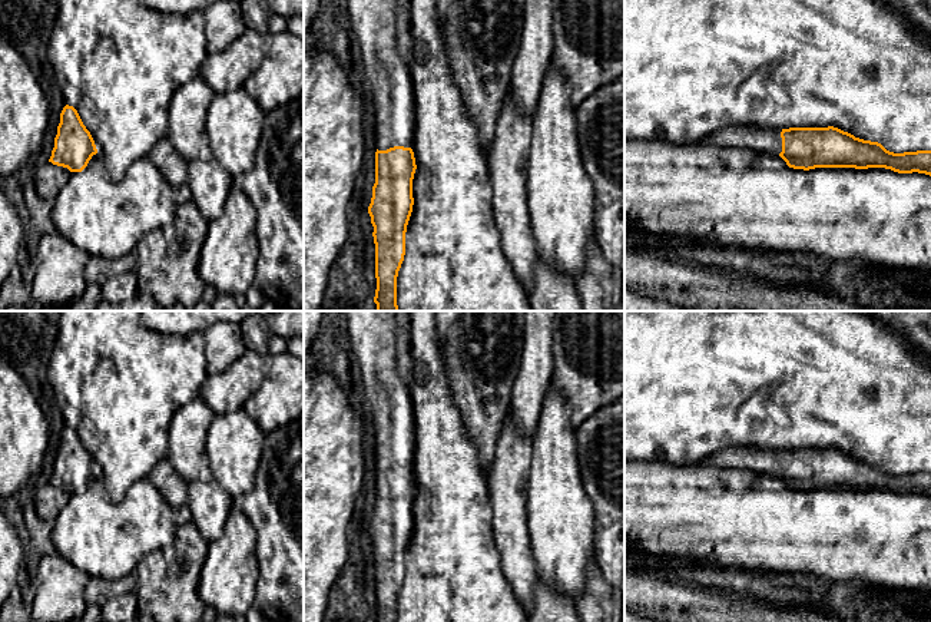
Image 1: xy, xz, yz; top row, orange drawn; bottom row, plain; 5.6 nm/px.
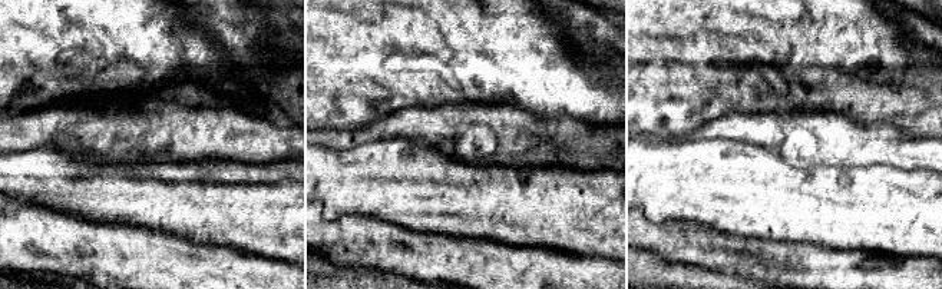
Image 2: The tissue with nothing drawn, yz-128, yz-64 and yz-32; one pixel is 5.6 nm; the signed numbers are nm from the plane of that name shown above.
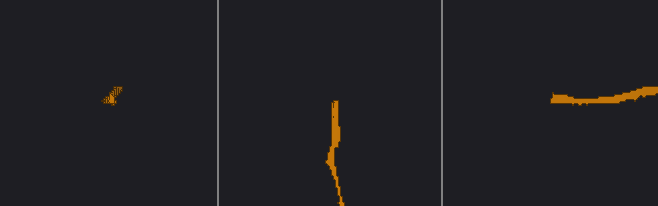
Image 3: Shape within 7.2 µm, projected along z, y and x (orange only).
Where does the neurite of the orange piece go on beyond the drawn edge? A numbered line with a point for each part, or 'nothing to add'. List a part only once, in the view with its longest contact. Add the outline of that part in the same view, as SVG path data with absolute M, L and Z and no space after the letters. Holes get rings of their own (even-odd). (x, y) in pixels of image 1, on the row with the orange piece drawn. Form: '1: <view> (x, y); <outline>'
1: xz (390, 96); M348 0L351 32L364 57L370 136L378 150L411 148L414 96L410 72L401 64L397 43L395 0Z

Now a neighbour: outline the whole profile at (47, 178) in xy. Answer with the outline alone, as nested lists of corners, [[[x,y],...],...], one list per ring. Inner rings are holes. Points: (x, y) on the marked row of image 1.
[[[39,161],[29,176],[33,181],[36,192],[44,201],[54,204],[60,189],[70,179],[70,171],[49,161]]]

